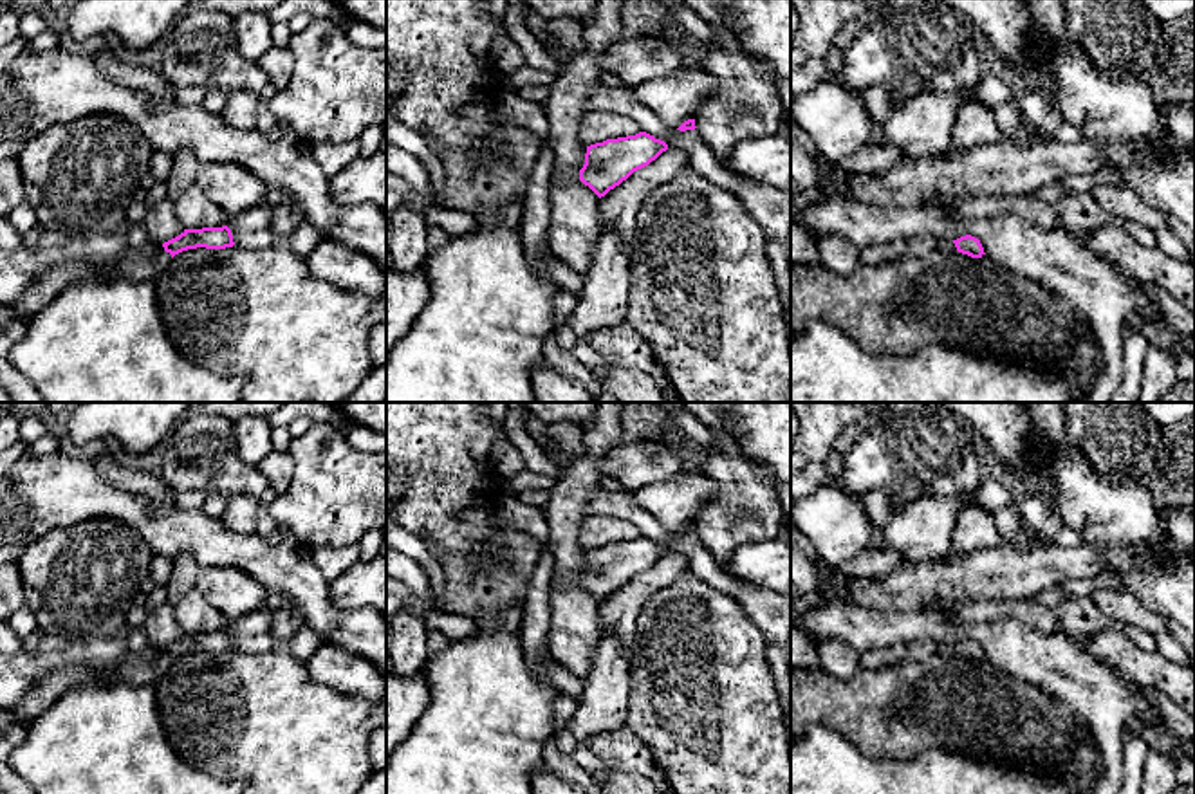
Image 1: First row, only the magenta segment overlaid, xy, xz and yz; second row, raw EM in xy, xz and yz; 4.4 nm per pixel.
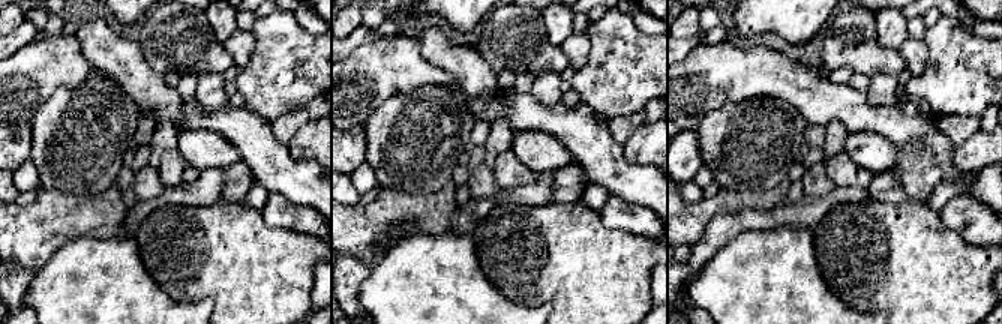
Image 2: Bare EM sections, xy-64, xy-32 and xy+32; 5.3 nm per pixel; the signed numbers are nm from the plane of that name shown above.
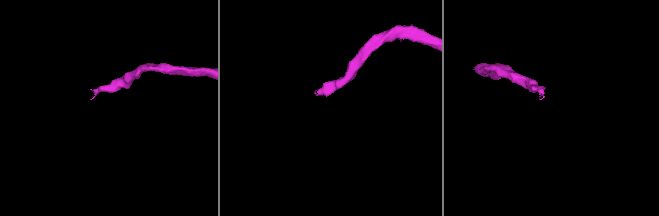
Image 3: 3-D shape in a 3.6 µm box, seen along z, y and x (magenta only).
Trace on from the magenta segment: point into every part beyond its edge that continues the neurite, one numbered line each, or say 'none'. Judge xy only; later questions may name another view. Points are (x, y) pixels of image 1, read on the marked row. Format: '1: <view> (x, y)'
1: xy (145, 264)

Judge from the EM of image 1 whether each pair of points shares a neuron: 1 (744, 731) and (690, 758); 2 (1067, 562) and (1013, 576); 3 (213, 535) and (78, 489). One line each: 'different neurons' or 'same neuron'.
1: same neuron
2: same neuron
3: same neuron

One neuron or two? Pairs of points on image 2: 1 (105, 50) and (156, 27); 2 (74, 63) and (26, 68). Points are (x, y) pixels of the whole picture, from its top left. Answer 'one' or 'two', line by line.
1: two
2: one

